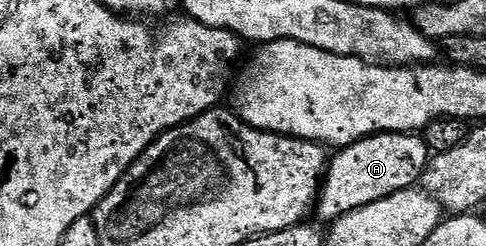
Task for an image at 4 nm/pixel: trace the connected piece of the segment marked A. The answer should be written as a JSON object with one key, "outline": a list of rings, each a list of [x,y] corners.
{"outline":[[[379,132],[335,151],[316,200],[317,219],[333,222],[360,206],[380,202],[380,198],[415,187],[421,181],[431,155],[430,147],[421,135],[405,132]]]}

